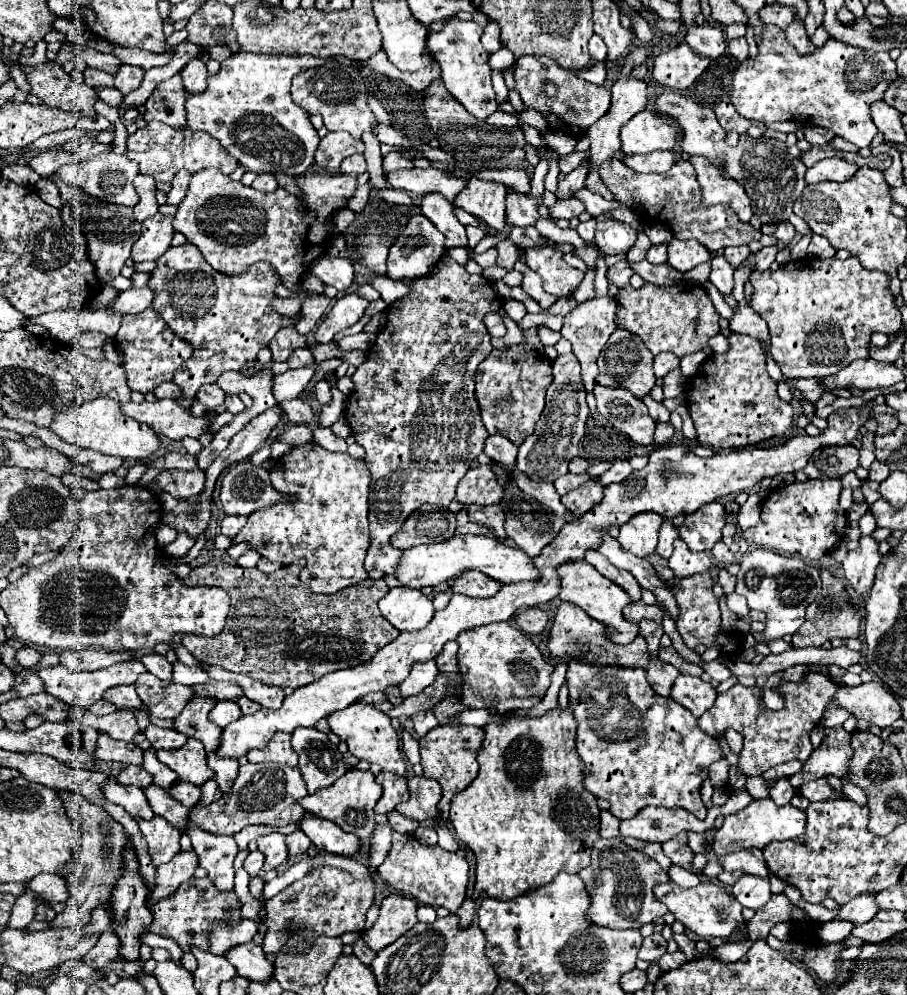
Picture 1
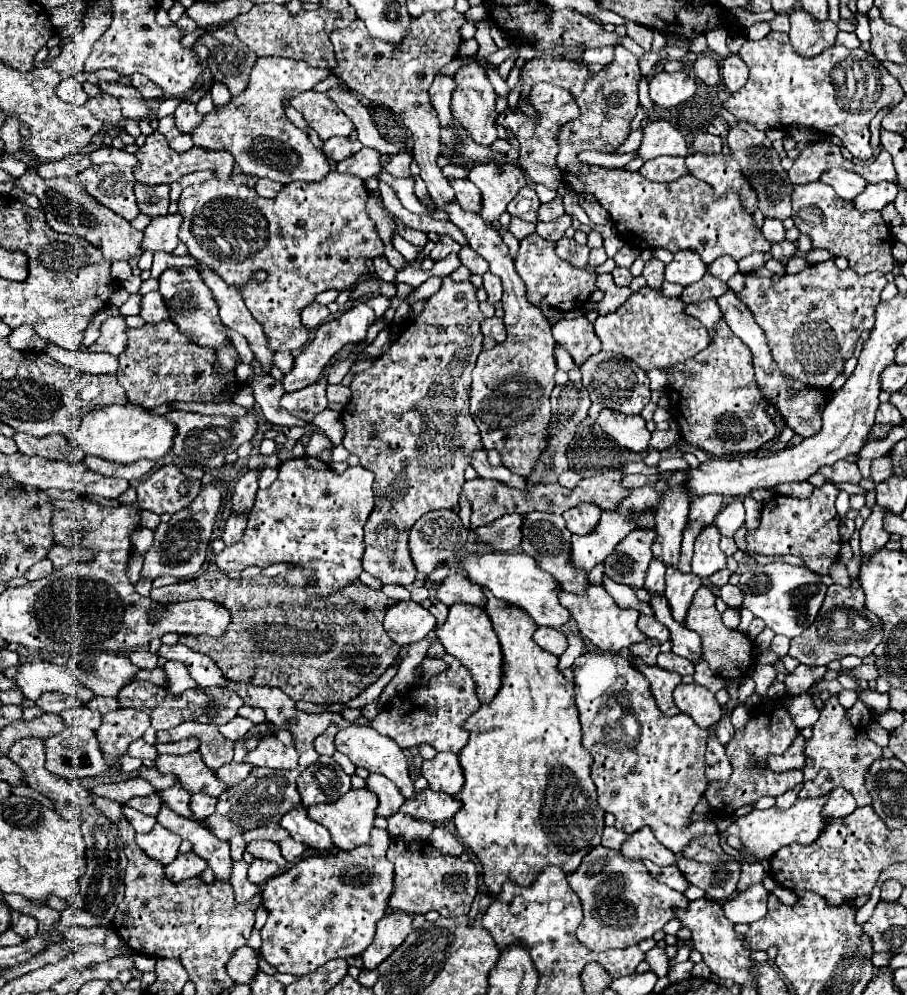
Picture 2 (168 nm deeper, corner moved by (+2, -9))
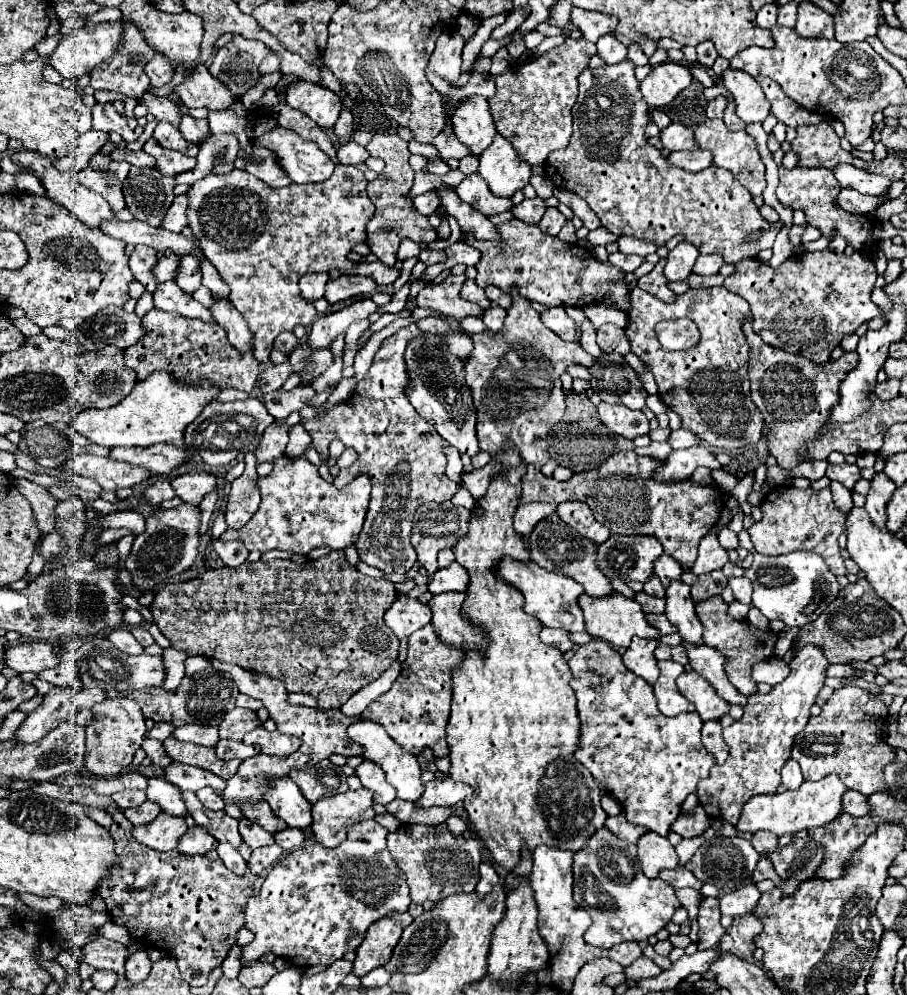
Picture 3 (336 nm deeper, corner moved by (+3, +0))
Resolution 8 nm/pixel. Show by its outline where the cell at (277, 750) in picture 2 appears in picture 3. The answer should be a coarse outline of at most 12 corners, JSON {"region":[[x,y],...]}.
{"region":[[263,726],[245,734],[245,744],[263,754],[287,758],[301,746],[299,738],[267,732]]}

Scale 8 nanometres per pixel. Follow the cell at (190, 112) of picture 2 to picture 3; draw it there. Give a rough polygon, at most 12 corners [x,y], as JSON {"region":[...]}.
{"region":[[183,114],[179,132],[195,144],[209,134],[205,118]]}

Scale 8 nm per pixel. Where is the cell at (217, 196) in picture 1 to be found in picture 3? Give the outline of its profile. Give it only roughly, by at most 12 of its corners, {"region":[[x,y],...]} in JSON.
{"region":[[357,166],[265,186],[245,170],[187,190],[187,222],[249,322],[253,356],[317,310],[309,272],[355,264],[373,202]]}

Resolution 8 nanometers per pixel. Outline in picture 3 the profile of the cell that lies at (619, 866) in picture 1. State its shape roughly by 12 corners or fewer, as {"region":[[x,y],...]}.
{"region":[[597,830],[573,856],[573,900],[611,948],[657,934],[675,888],[627,874],[637,846]]}

